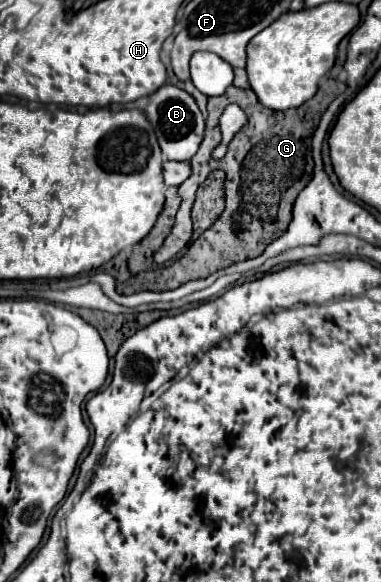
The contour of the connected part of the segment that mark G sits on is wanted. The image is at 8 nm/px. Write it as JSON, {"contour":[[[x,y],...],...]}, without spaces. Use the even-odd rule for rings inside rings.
{"contour":[[[325,77],[313,99],[309,99],[307,103],[303,103],[297,109],[289,109],[283,113],[263,107],[251,89],[237,89],[233,85],[223,95],[209,97],[209,103],[207,103],[209,117],[207,117],[205,137],[199,145],[199,151],[191,159],[191,169],[193,169],[191,177],[179,185],[179,195],[183,201],[177,211],[171,235],[189,231],[189,225],[191,225],[189,213],[193,207],[195,191],[213,169],[223,169],[227,173],[225,211],[219,215],[219,219],[205,233],[201,233],[201,237],[195,243],[191,243],[189,253],[185,257],[181,257],[179,261],[175,261],[173,265],[169,265],[165,269],[153,269],[153,271],[143,271],[139,275],[133,275],[129,281],[117,285],[117,291],[133,293],[133,291],[143,291],[143,289],[153,289],[153,291],[175,289],[191,279],[209,277],[211,273],[225,269],[233,263],[261,255],[271,241],[275,241],[277,237],[281,237],[287,231],[287,227],[293,219],[293,215],[291,215],[293,203],[295,203],[299,191],[313,177],[313,147],[311,147],[313,133],[321,121],[321,115],[327,111],[329,103],[339,93],[343,93],[345,87],[347,85],[343,81]],[[229,103],[237,103],[245,111],[247,125],[243,129],[239,129],[235,133],[235,137],[231,139],[225,159],[213,161],[211,151],[221,141],[219,117]]]}

